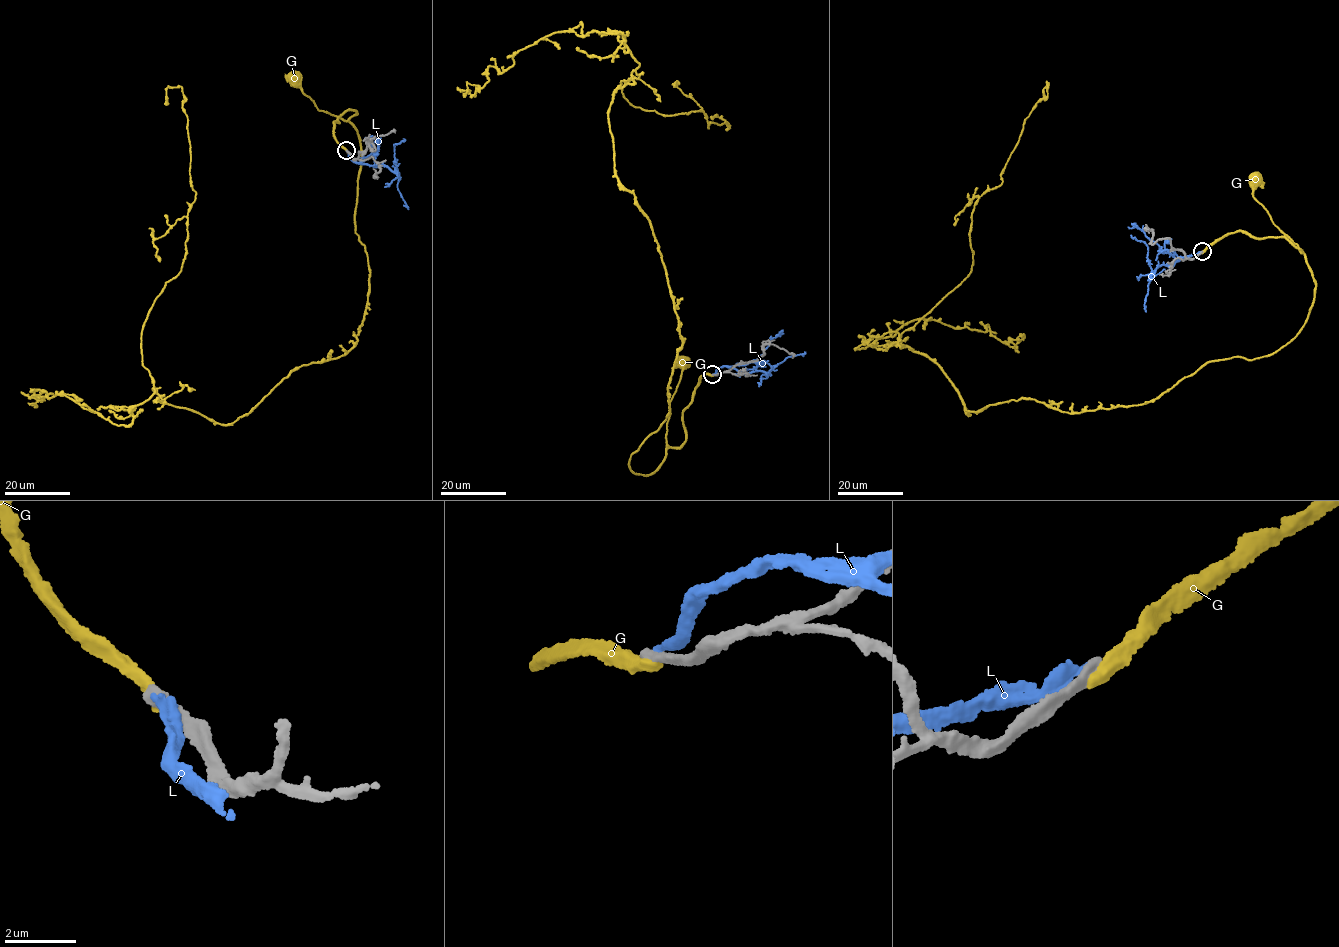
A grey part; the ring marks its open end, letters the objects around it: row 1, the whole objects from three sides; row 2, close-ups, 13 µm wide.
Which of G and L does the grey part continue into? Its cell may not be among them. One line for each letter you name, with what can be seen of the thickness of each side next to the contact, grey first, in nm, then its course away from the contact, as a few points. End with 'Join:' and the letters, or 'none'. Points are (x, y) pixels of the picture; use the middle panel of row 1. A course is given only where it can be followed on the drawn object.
Join: none

